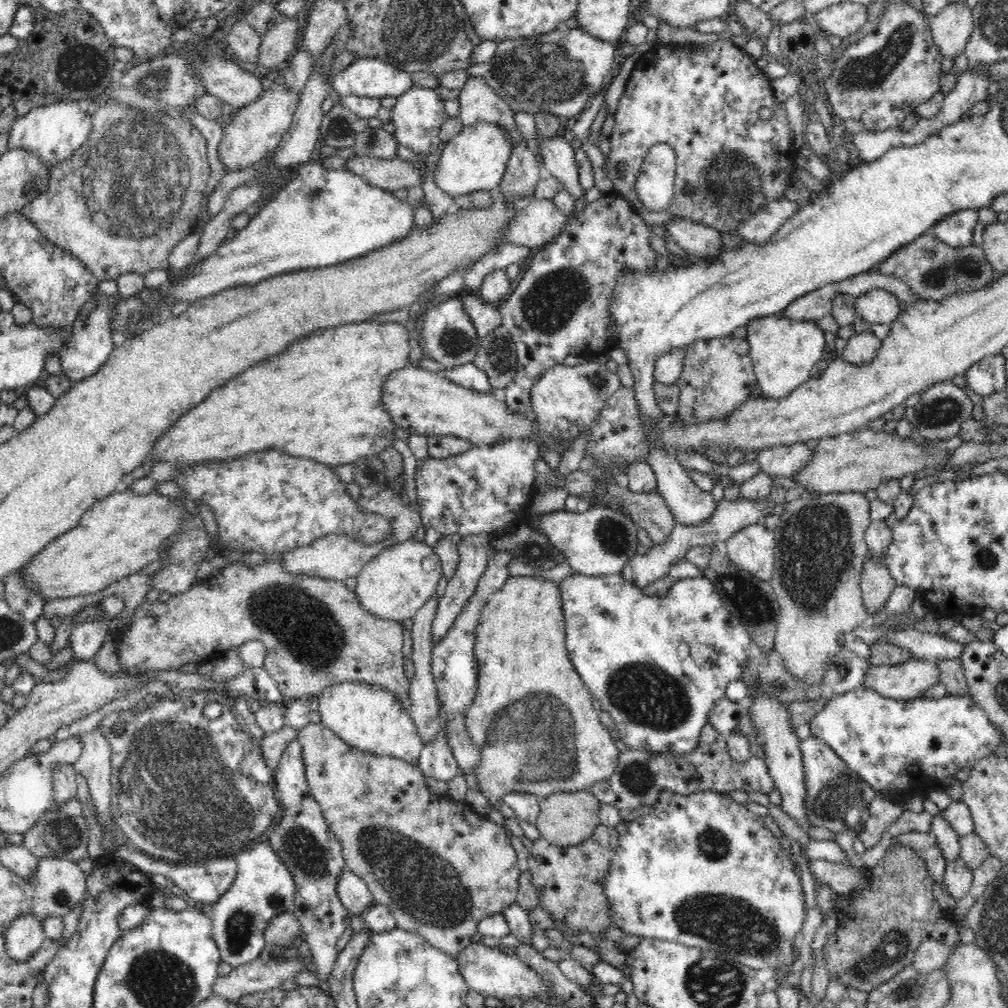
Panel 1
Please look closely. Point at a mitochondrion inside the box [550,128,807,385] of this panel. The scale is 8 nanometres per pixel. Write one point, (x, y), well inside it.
(732, 180)

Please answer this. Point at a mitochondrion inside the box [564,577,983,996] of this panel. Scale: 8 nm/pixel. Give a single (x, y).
(733, 924)

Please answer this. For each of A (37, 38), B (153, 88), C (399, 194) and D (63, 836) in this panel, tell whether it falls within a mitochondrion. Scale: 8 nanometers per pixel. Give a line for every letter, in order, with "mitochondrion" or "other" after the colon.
A: other
B: mitochondrion
C: other
D: mitochondrion

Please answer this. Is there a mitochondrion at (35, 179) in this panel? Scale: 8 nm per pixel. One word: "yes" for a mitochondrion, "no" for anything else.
yes

